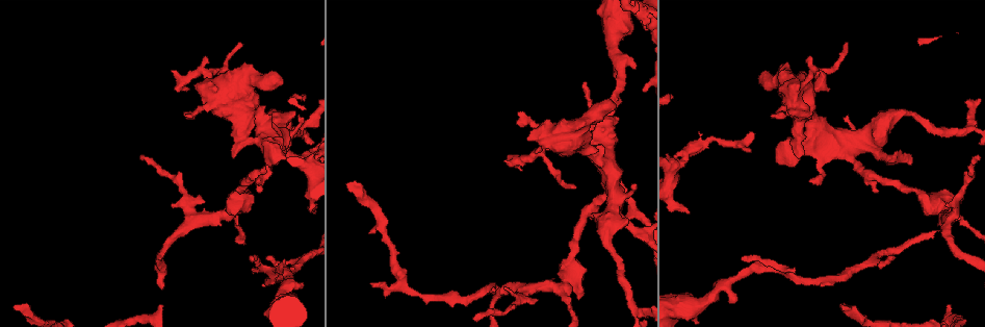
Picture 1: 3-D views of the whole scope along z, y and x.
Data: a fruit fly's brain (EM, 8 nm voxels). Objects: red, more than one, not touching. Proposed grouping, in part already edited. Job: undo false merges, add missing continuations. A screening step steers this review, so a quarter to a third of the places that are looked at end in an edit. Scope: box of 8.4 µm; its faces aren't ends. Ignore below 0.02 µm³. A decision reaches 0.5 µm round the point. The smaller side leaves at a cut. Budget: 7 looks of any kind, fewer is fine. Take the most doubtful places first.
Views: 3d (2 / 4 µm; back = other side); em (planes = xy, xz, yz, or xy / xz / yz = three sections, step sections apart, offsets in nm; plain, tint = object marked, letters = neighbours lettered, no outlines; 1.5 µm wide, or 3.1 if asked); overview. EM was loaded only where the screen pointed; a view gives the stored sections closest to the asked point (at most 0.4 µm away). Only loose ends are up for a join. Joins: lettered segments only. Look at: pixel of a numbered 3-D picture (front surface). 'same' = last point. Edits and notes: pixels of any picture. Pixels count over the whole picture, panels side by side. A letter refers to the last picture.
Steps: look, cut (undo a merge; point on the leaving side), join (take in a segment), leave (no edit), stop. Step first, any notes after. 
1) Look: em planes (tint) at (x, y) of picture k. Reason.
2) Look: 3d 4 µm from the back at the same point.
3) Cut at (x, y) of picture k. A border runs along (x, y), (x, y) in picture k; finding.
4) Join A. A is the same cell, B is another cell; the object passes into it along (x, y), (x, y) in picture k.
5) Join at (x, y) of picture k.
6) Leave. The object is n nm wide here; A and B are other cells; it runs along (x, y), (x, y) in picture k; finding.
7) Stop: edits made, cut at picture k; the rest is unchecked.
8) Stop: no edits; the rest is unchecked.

Look: 3d 4 µm from the back at (161, 304) of picture 1. Branch stops here.

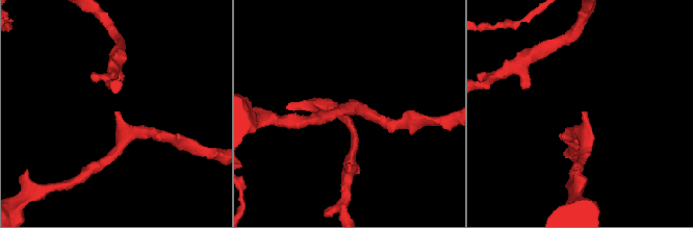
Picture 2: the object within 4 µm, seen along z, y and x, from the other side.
Look: em xy step 4 (tint) at (582, 113) of picture 2.

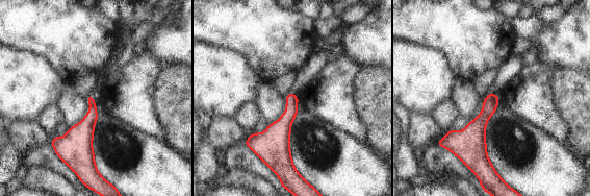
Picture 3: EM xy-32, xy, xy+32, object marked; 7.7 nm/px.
Look: em planes (letters) at the same point. Cut it another way.

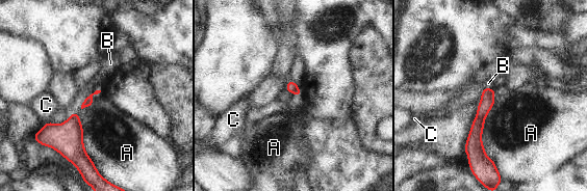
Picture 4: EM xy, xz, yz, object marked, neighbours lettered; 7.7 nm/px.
Join B. The longest contact is with A, 550 nm; B is the same cell, A and C are other cells; it goes on there.

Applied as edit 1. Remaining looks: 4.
Look: overview.

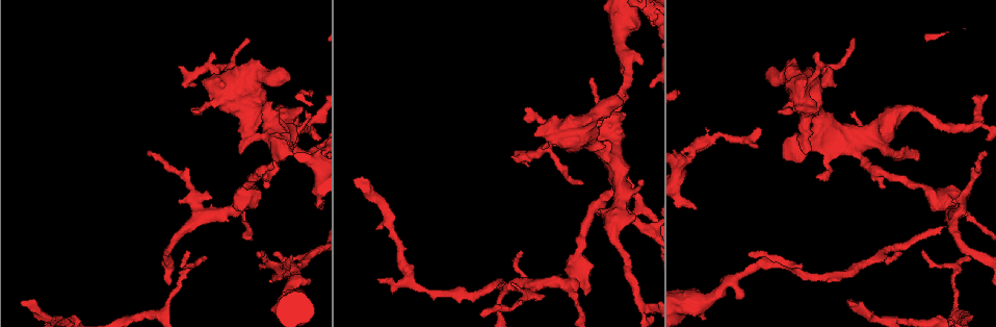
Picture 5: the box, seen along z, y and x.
Look: 3d 2 µm at (849, 302) of picture 5. Branch stops here.

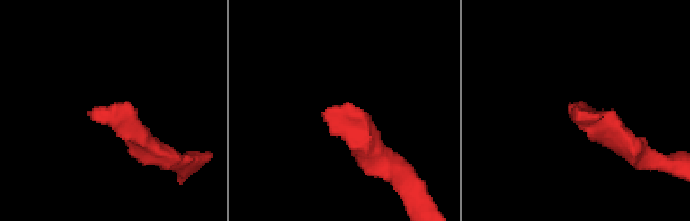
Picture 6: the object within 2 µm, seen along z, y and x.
Look: em planes (letters) at (581, 113) of picture 6. Shape alone is not enough.

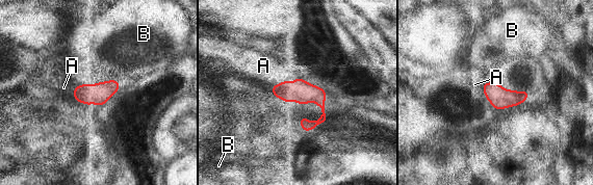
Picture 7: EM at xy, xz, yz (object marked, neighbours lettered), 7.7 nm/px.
Join A. The object is 160 nm wide here; A is the same cell, B is another cell; the cell continues.

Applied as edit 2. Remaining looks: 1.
Look: em planes (letters) at (550, 145) of picture 5. Abrupt turn.

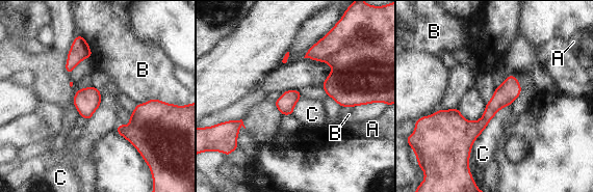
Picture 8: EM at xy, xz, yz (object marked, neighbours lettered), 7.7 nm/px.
Leave. The longest contact is with C, 600 nm; A, B and C are other cells; a border runs along (511, 103), (474, 140), (468, 166) in picture 8; continuous, no second cell.

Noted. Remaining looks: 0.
Stop: edits made, join at picture 4, join at picture 7; the rest is unchecked.

